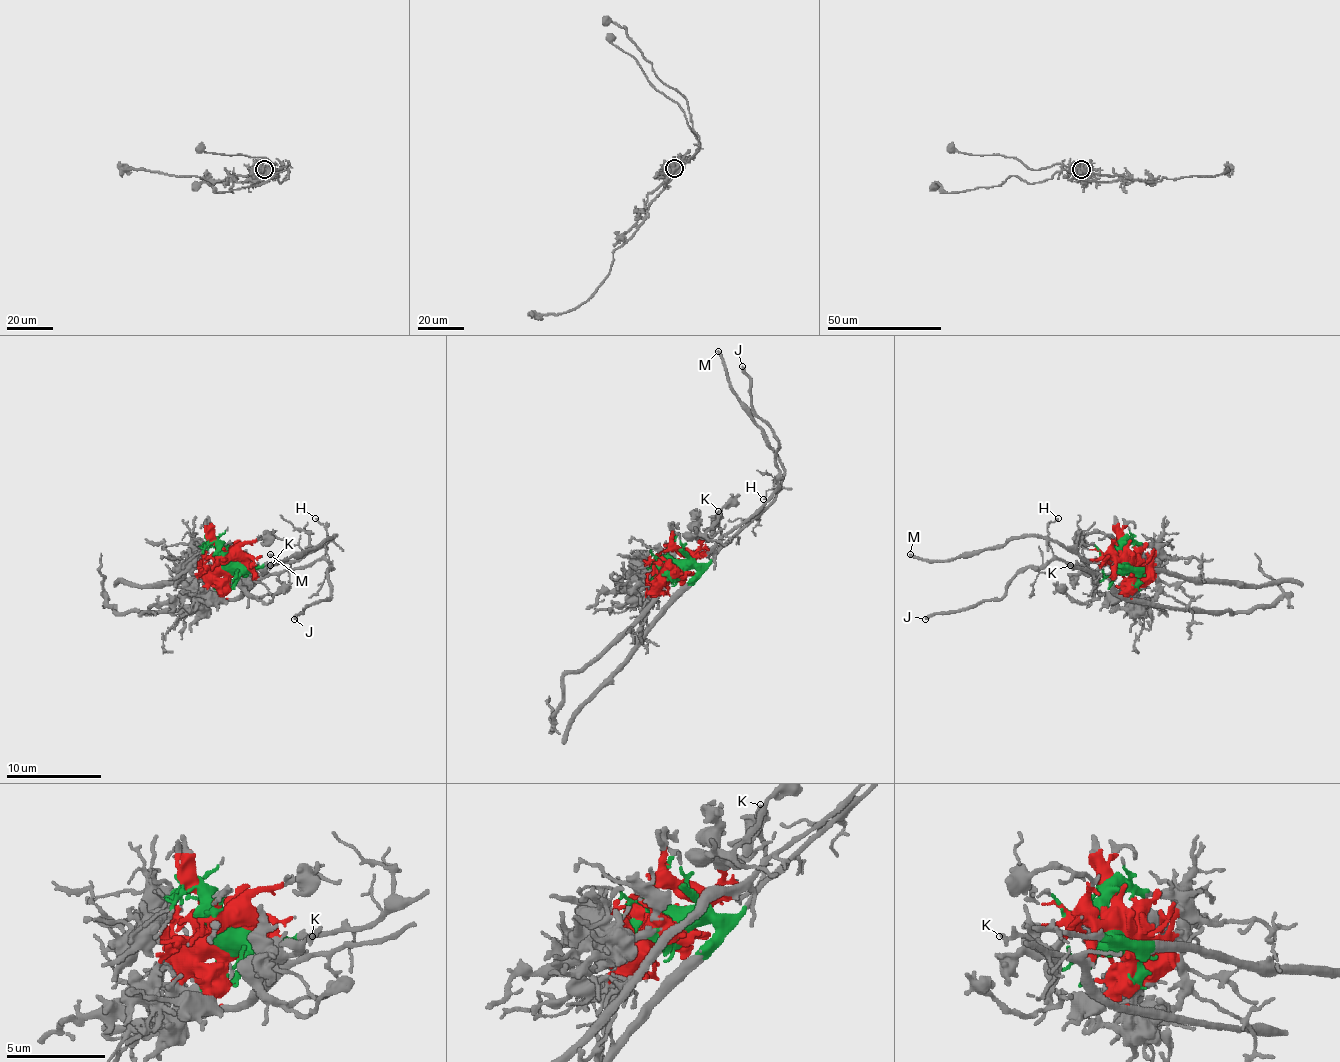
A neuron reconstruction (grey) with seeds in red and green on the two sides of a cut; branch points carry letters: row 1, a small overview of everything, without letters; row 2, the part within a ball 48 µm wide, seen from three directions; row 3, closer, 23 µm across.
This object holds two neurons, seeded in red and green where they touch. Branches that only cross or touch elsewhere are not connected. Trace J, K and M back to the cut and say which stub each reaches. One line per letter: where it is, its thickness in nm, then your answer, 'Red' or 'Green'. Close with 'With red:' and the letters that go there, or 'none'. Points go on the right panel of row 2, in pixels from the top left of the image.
J: Place: (925, 619). Thickness 240 nm. Red
K: Place: (1070, 565). Thickness 200 nm. Red
M: Place: (910, 554). Thickness 200 nm. Green
With red: J, K

